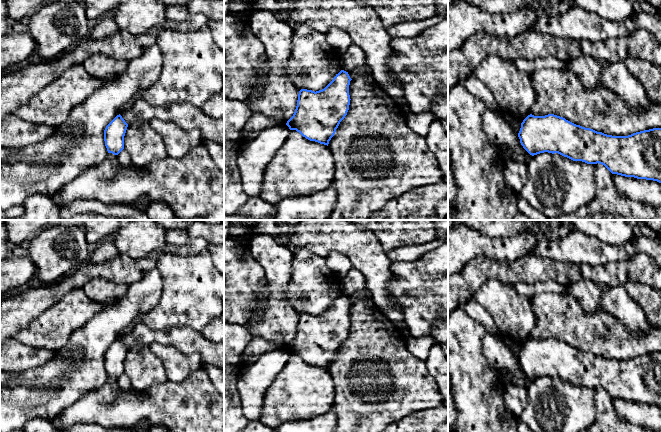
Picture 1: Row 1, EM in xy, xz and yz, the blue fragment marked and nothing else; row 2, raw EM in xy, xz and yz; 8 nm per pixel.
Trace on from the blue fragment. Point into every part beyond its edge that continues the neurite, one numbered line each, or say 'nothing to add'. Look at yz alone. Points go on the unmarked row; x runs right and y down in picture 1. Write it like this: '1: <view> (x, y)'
nothing to add

